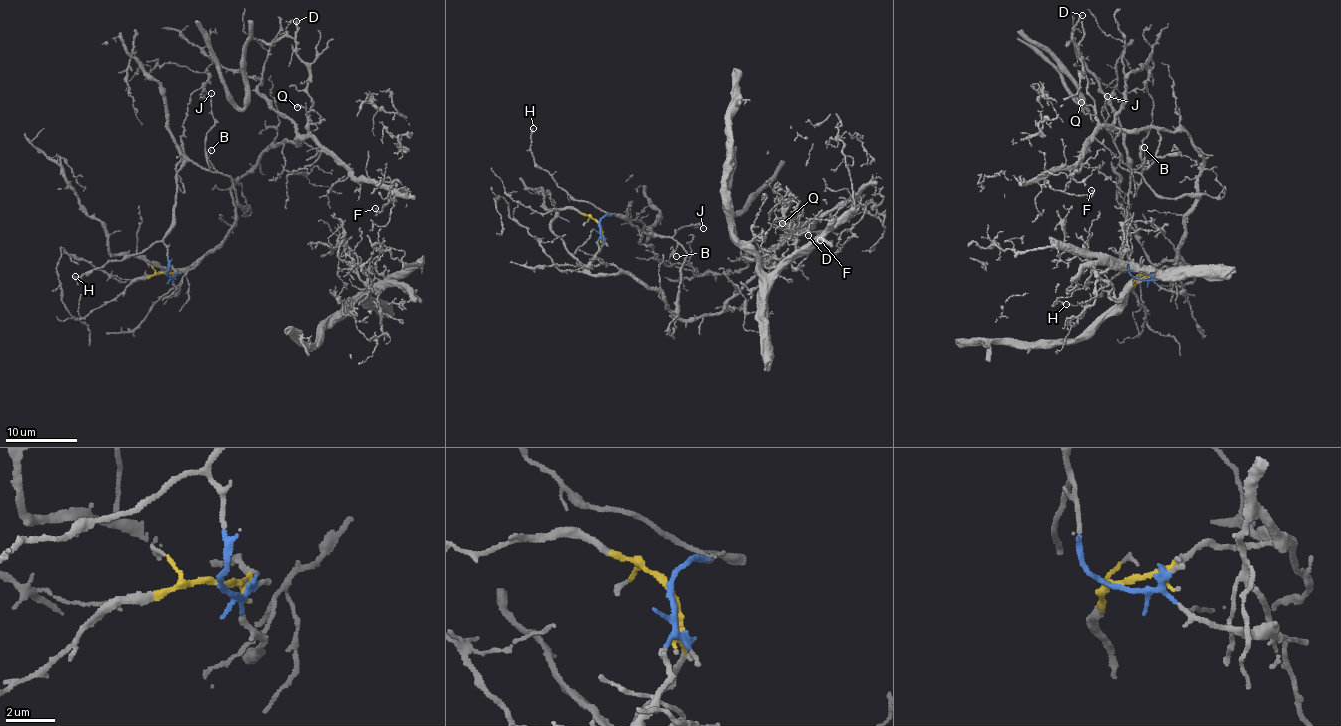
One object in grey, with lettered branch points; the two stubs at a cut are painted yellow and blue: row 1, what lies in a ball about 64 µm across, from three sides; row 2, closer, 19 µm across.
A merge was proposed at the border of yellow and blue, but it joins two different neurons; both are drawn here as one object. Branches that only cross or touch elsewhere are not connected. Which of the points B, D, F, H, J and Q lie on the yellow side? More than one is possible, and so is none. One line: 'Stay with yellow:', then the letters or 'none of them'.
Stay with yellow: D, F, Q

